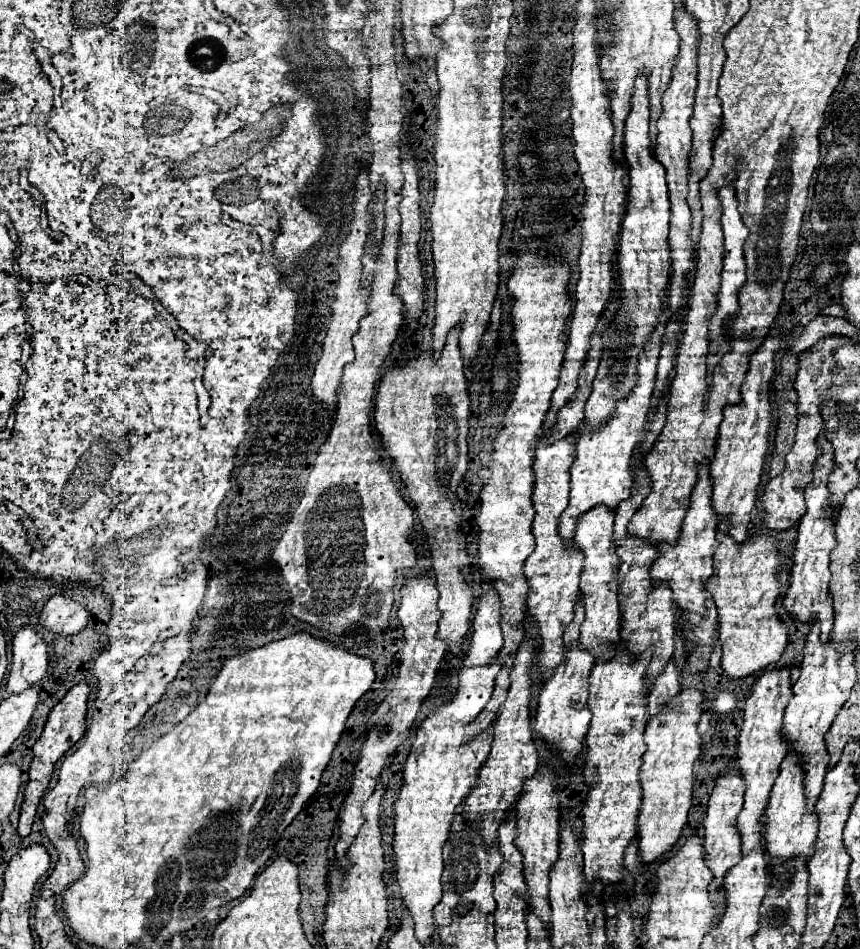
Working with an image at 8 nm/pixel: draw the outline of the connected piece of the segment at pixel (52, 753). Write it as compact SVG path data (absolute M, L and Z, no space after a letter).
M80 681L78 685L74 685L64 699L50 711L48 721L44 725L44 731L40 735L40 739L34 745L34 759L30 765L30 781L26 785L26 793L24 793L24 803L22 803L22 811L20 811L20 825L18 825L18 833L20 837L26 837L32 829L36 811L38 811L38 803L44 795L44 791L48 789L48 783L52 779L52 771L54 771L54 763L84 735L86 731L86 701L90 695L90 685L86 681Z

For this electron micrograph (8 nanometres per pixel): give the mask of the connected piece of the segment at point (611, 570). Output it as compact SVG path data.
M596 505L590 511L582 513L576 523L574 541L580 545L582 553L586 553L584 569L580 575L580 591L584 595L586 619L580 627L580 647L592 649L594 657L600 657L600 645L604 641L616 641L620 637L620 591L618 591L618 565L620 557L616 553L618 545L614 543L614 517L616 511L606 505Z

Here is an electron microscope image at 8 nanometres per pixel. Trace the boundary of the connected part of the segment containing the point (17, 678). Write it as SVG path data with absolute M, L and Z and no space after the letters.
M30 625L20 627L12 643L12 667L6 693L18 693L24 685L38 683L48 669L48 643Z

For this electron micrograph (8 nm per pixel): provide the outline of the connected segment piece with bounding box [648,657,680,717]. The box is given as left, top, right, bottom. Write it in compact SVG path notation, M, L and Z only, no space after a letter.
M670 657L668 663L664 665L664 669L652 681L652 689L648 695L648 717L656 715L658 709L668 701L668 697L672 697L672 695L676 695L676 691L680 691L678 681L680 681L680 671L676 667L674 657Z

